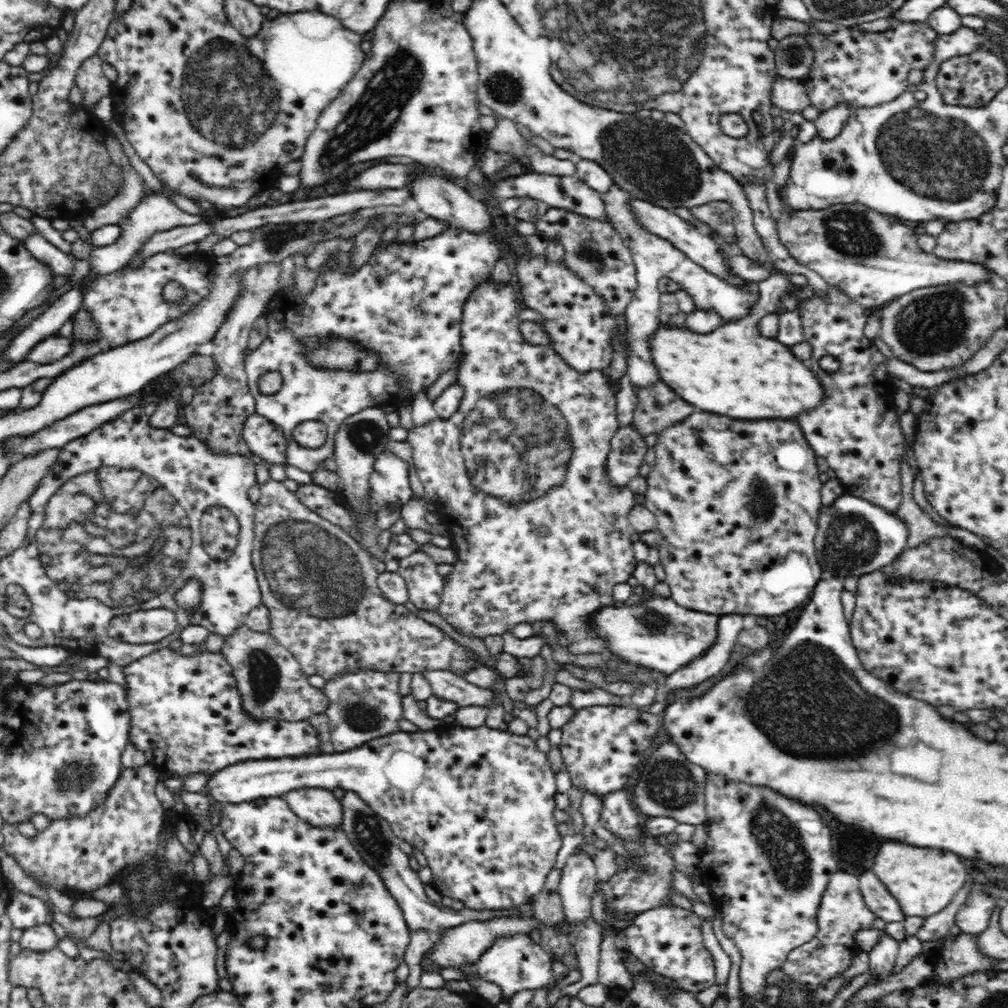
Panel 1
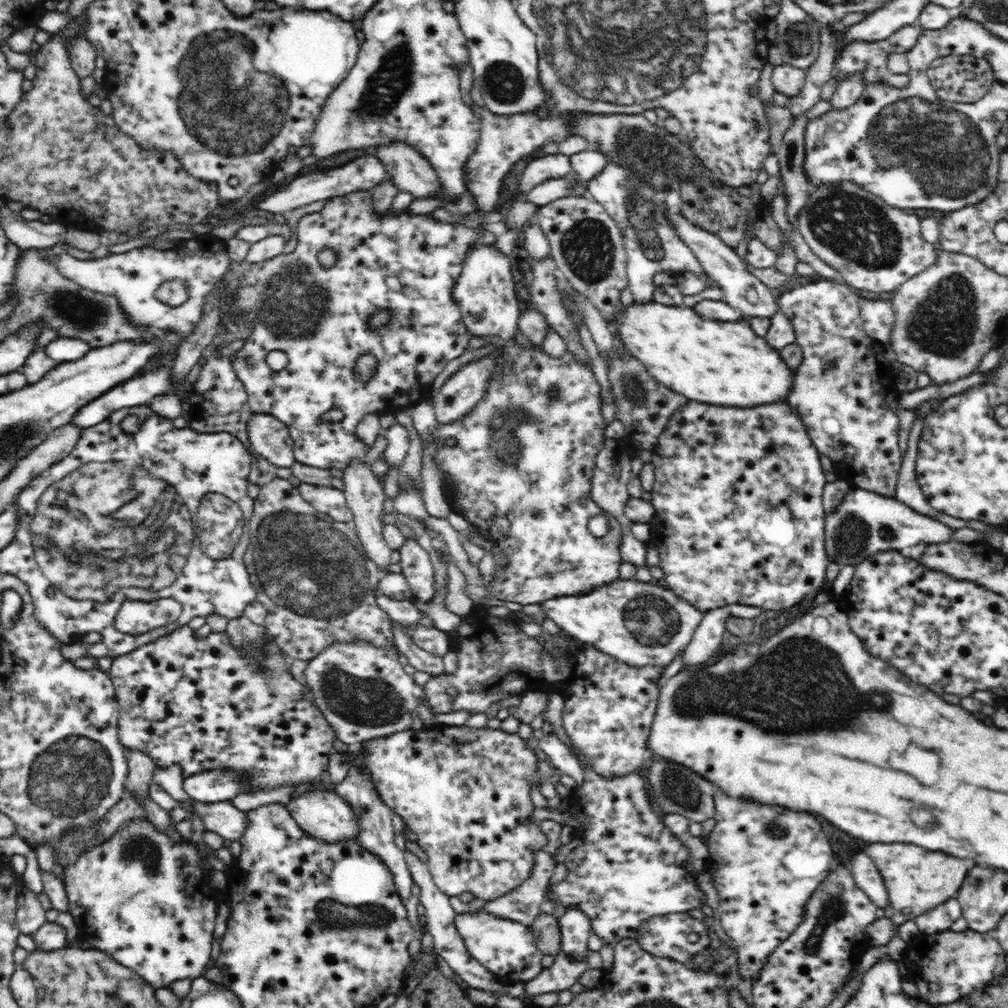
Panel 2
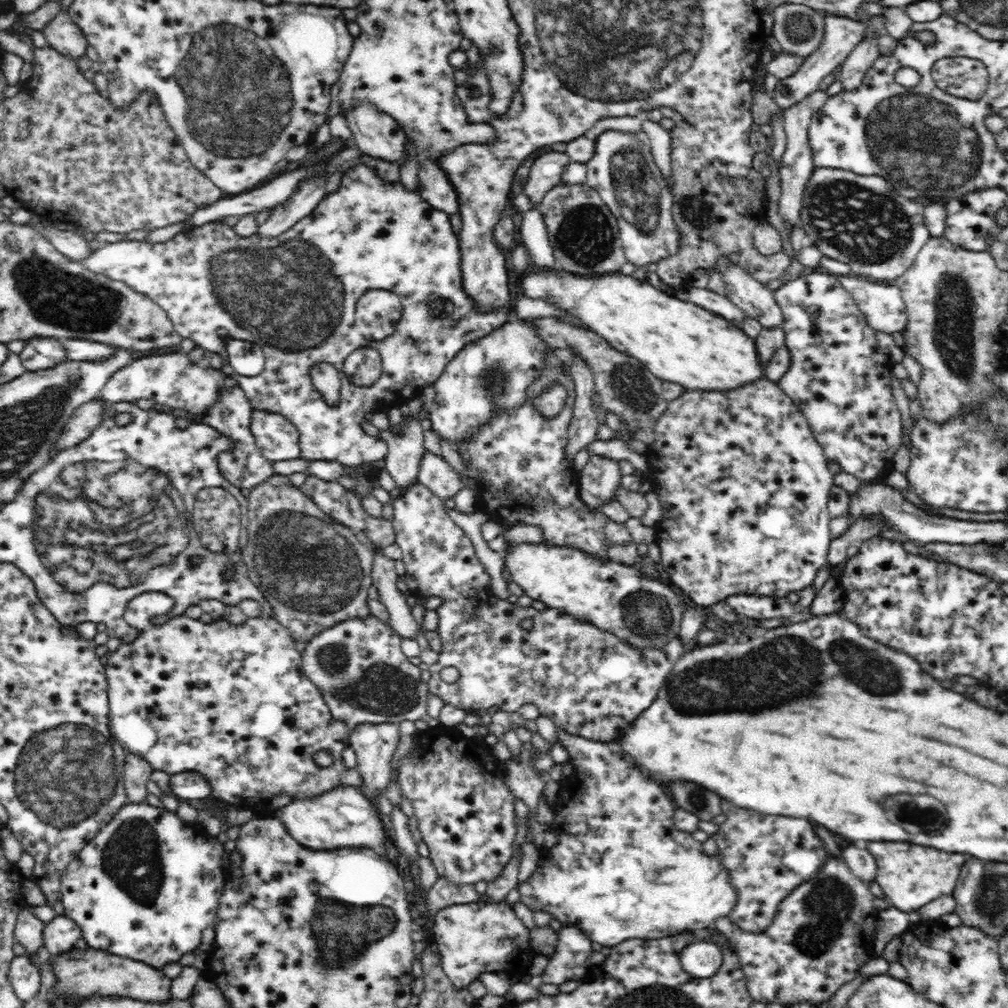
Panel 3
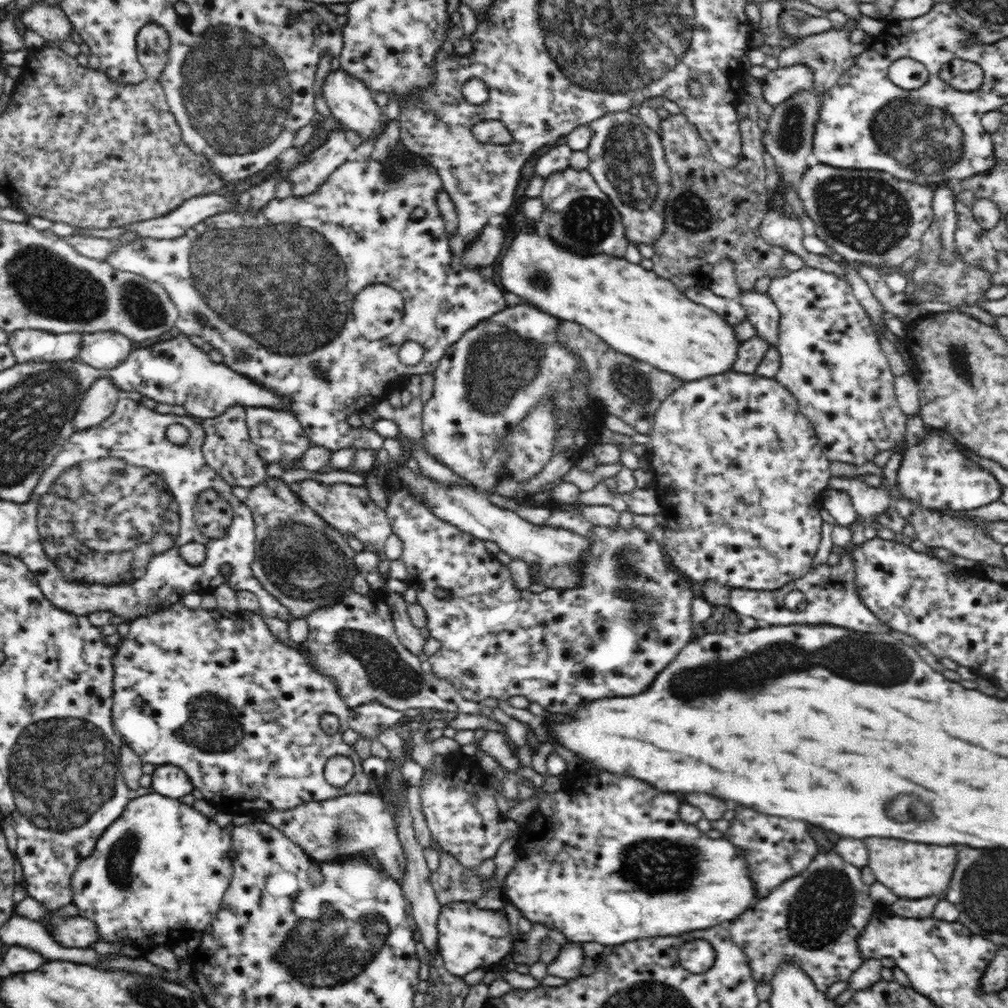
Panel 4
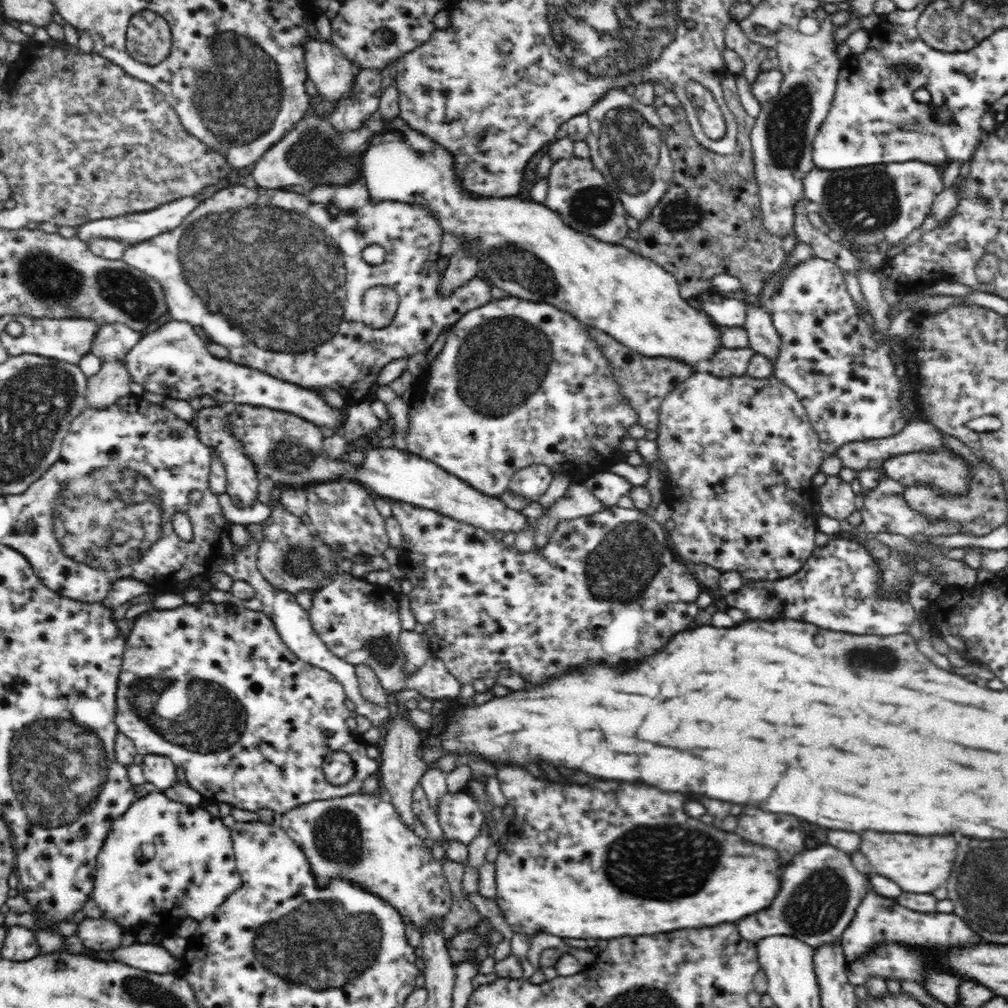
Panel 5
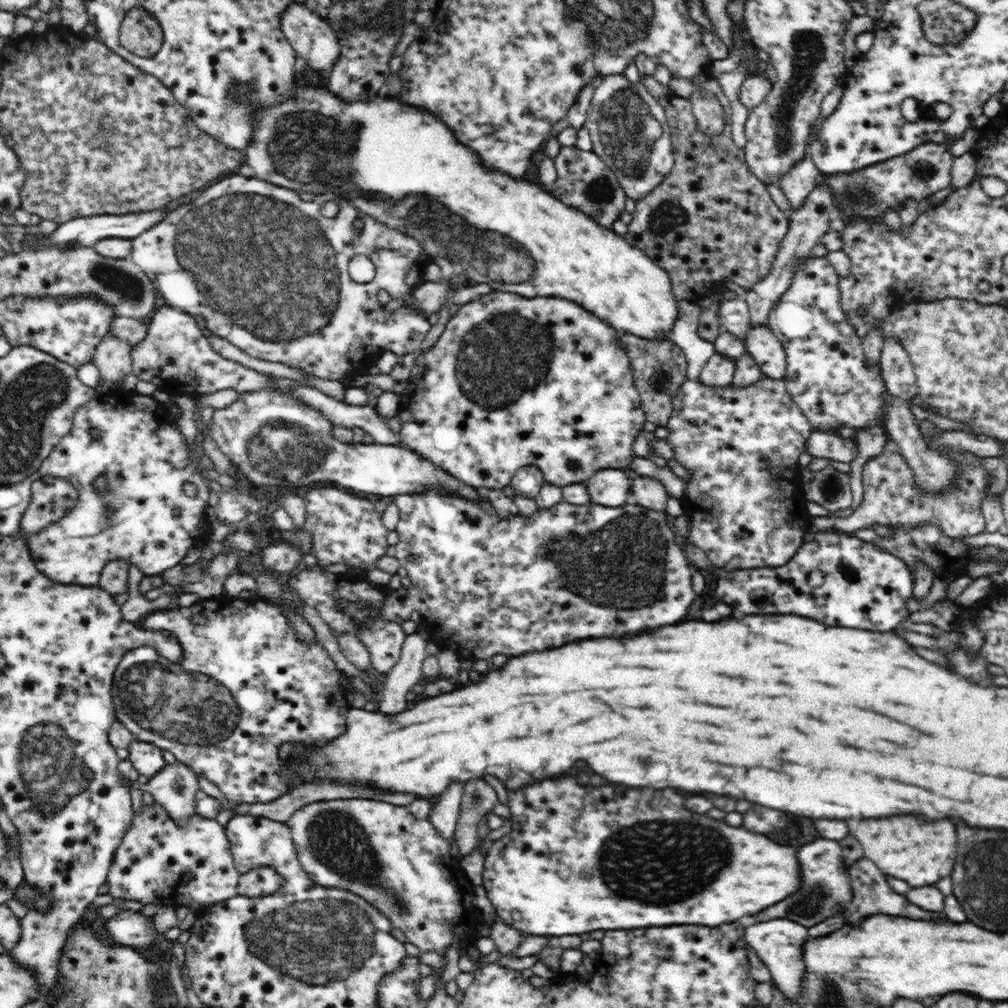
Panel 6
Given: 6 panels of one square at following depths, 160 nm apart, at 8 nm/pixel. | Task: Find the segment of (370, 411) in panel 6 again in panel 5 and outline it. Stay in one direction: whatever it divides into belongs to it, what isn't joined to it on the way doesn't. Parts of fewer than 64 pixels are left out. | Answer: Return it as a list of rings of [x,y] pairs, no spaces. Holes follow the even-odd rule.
[[[172,319],[162,328],[142,337],[126,354],[123,365],[129,372],[131,382],[166,398],[190,401],[208,394],[217,404],[228,408],[236,403],[263,406],[295,414],[319,427],[338,432],[342,430],[345,416],[330,407],[320,393],[274,378],[255,368],[236,364],[227,358],[215,357],[204,343],[190,323]]]

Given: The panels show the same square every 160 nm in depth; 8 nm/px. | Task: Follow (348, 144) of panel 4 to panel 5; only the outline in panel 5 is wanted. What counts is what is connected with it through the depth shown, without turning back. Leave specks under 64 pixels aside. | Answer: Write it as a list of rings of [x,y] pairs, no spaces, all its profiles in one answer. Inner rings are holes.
[[[356,67],[354,76],[354,94],[336,102],[330,114],[329,123],[338,132],[358,130],[362,122],[378,110],[382,96],[382,70]]]

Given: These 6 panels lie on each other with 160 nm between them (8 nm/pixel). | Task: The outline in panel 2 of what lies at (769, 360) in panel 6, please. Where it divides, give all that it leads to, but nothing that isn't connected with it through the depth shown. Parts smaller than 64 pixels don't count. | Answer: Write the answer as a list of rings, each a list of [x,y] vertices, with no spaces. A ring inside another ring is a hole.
[[[668,211],[668,220],[674,225],[678,237],[700,262],[705,274],[724,291],[726,303],[740,311],[744,317],[771,318],[779,311],[778,293],[747,270],[747,264],[738,257],[734,248],[726,245],[718,236],[701,230],[680,213],[673,214]]]

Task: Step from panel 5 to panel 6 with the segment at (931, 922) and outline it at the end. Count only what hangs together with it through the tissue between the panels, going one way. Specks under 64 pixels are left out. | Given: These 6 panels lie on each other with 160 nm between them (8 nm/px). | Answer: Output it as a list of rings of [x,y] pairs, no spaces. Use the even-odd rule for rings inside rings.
[[[862,858],[856,864],[850,864],[850,880],[852,880],[852,904],[848,904],[846,912],[844,912],[844,920],[846,924],[858,924],[860,920],[872,916],[872,914],[888,914],[888,916],[906,916],[912,920],[946,920],[946,916],[942,912],[926,912],[914,904],[908,902],[906,896],[900,896],[896,892],[892,892],[892,888],[888,888],[886,884],[886,876],[866,858]]]

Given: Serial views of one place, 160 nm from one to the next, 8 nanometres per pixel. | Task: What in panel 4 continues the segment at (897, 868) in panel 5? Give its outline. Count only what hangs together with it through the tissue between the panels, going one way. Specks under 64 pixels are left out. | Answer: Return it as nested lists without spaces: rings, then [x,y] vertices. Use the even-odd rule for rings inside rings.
[[[864,840],[870,852],[870,868],[876,880],[888,886],[898,898],[918,900],[926,896],[936,896],[946,892],[956,868],[958,850],[954,846],[932,846],[932,844],[912,844],[904,840]]]

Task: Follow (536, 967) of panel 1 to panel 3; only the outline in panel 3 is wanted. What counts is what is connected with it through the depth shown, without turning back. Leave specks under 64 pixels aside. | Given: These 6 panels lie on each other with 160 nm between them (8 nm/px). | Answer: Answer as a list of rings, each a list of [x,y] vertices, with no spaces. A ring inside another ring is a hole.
[[[478,900],[452,904],[438,910],[433,919],[433,937],[438,944],[443,971],[458,989],[472,984],[483,972],[508,973],[510,968],[527,968],[535,956],[530,929],[516,916],[506,900],[500,903]]]

